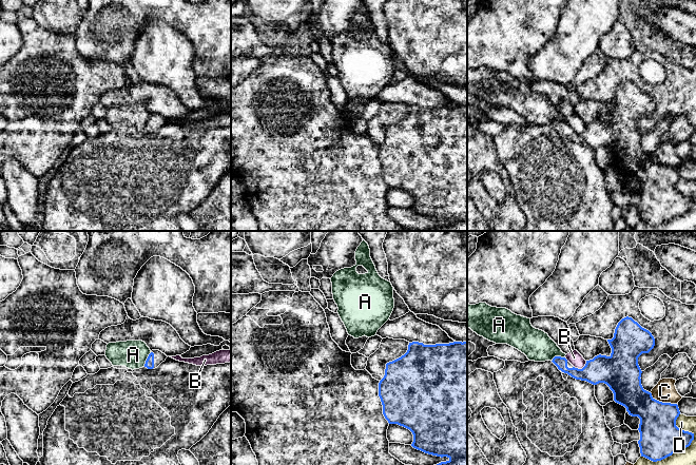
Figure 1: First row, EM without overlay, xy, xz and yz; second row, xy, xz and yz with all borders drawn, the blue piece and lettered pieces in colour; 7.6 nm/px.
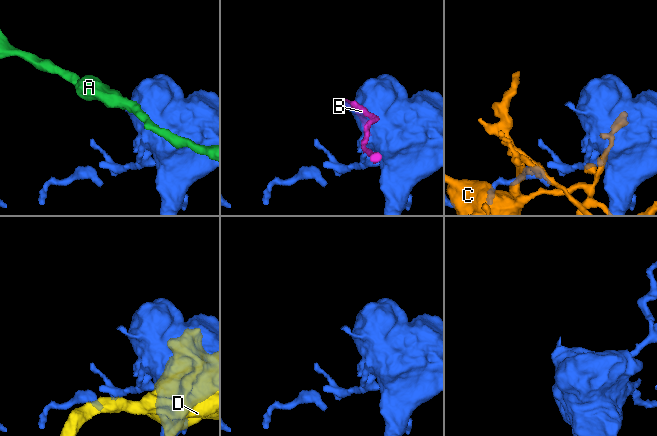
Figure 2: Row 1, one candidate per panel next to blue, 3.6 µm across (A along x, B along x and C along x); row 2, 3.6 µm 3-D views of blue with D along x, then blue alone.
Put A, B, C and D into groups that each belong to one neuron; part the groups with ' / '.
A D / B / C

